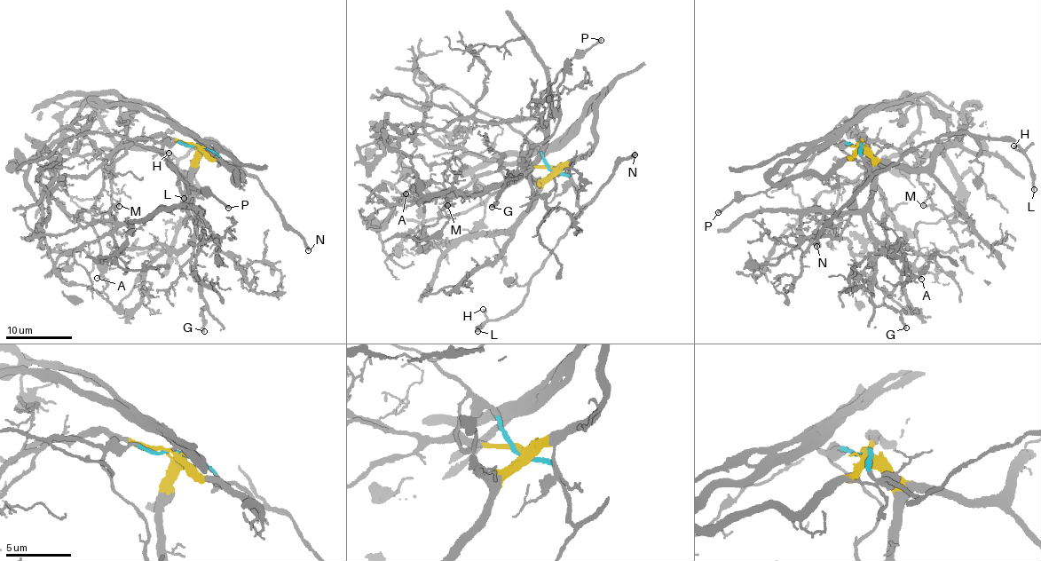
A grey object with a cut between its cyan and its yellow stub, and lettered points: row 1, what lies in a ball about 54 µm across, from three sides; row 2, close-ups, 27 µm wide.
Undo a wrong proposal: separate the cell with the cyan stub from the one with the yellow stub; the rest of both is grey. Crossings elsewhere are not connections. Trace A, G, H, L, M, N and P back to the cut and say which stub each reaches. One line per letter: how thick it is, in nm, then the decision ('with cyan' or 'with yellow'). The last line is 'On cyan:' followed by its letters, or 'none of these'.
A: calibre 110 nm; with yellow
G: calibre 200 nm; with yellow
H: calibre 150 nm; with cyan
L: calibre 260 nm; with cyan
M: calibre 160 nm; with yellow
N: calibre 340 nm; with cyan
P: calibre 220 nm; with cyan
On cyan: H, L, N, P

